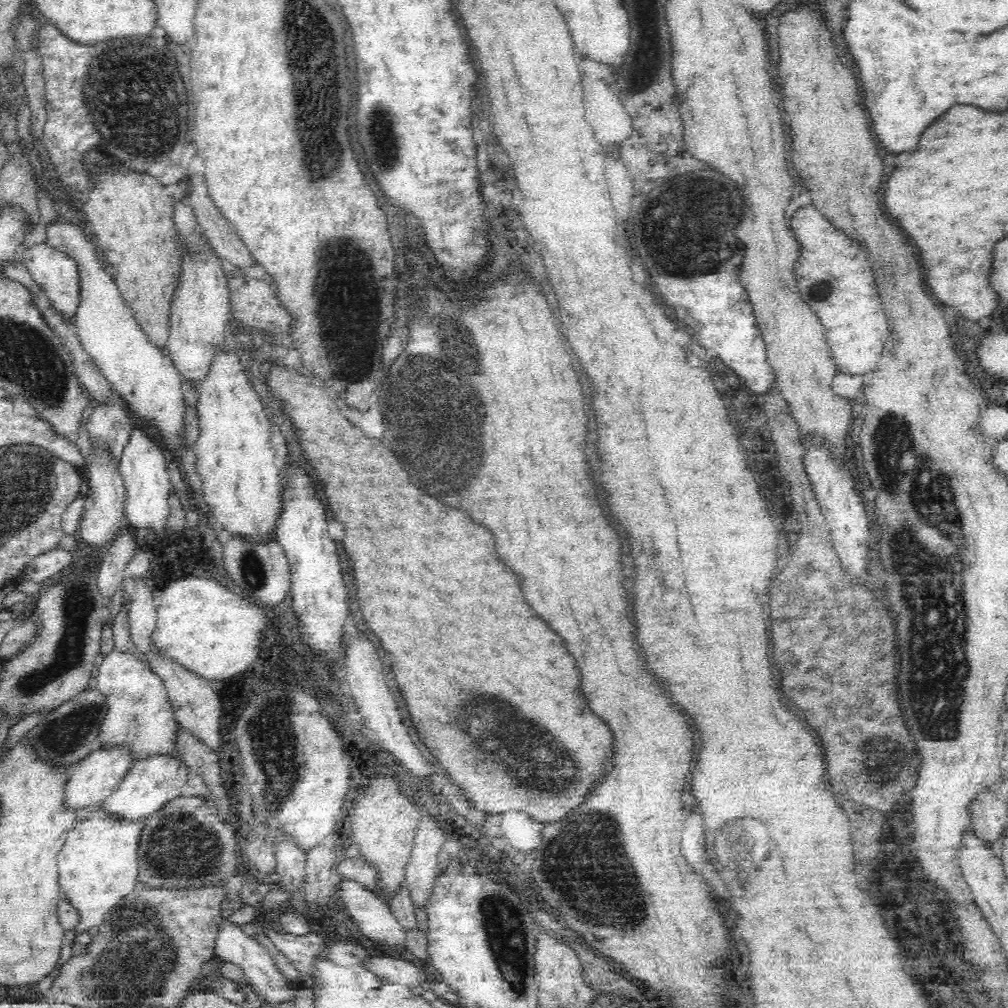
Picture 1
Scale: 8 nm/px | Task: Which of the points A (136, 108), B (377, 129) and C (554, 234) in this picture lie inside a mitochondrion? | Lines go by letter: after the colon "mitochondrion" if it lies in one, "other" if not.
A: mitochondrion
B: mitochondrion
C: other

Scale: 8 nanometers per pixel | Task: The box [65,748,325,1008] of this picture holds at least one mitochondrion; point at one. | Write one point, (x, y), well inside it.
(139, 959)

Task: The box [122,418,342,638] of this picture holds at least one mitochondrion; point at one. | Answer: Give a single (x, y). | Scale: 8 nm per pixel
(252, 568)

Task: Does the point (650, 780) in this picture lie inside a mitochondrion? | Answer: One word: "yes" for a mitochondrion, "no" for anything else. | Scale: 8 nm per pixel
no

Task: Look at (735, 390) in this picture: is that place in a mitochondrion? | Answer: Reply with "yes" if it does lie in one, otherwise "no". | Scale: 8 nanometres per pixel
no

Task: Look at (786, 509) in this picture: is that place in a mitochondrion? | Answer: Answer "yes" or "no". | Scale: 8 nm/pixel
no

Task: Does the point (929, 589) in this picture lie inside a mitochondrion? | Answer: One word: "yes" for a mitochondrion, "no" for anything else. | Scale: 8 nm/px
yes

